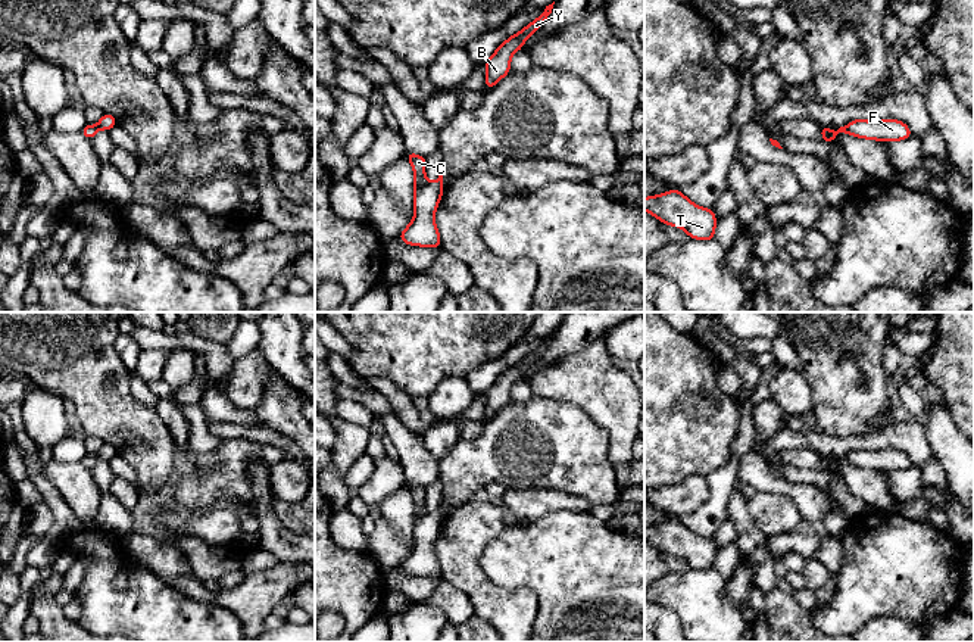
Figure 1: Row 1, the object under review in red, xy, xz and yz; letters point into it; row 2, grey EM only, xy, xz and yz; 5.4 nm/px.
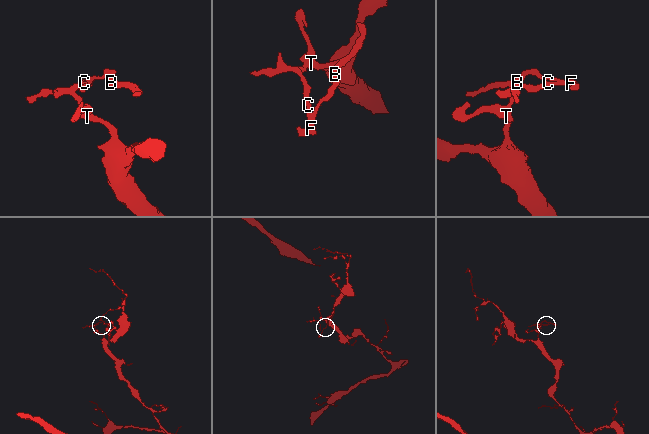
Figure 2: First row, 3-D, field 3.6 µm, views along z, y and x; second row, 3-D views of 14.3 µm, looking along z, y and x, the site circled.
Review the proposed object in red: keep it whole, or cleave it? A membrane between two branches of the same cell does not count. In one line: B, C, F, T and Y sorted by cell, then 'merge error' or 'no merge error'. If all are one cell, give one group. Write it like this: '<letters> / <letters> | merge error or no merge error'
B C F T Y | no merge error

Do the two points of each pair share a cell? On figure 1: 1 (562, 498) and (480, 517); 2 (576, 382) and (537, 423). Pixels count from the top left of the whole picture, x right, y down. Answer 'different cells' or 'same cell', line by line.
1: different cells
2: different cells

